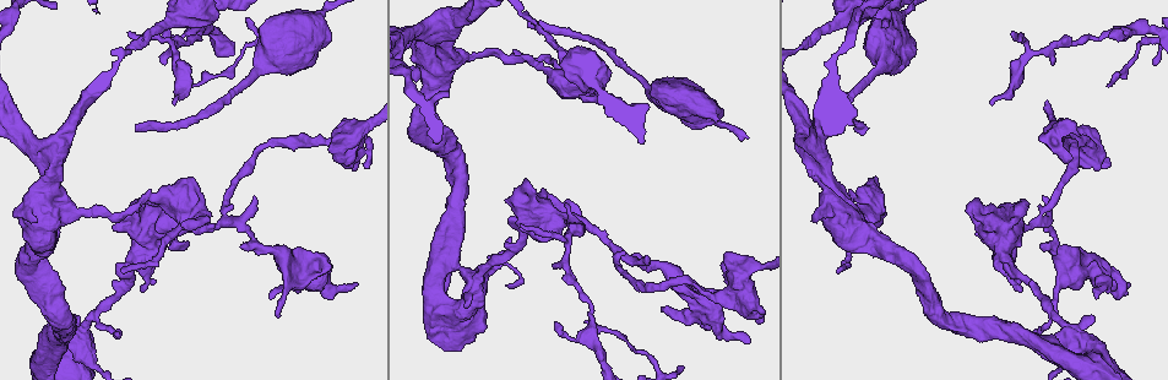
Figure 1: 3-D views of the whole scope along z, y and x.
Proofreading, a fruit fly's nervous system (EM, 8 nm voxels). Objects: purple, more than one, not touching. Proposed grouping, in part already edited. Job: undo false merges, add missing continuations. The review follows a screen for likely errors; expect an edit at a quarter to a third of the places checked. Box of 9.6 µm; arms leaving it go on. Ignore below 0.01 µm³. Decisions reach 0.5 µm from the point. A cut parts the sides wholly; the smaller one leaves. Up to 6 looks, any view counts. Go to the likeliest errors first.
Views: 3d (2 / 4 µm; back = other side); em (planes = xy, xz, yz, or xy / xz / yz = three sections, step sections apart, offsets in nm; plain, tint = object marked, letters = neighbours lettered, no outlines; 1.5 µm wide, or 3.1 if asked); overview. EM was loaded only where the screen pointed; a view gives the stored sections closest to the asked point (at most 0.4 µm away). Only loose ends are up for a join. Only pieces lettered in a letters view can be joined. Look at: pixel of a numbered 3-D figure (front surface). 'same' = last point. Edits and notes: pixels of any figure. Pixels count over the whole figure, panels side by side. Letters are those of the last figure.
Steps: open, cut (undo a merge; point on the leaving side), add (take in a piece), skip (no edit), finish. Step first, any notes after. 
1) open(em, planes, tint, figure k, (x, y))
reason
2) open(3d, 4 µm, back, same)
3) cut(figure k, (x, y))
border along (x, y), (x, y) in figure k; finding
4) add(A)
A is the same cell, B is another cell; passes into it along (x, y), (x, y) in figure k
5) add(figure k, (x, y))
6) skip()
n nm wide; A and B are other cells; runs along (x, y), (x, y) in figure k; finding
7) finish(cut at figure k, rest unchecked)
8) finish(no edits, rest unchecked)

open(em, planes, letters, figure 1, (749, 341))

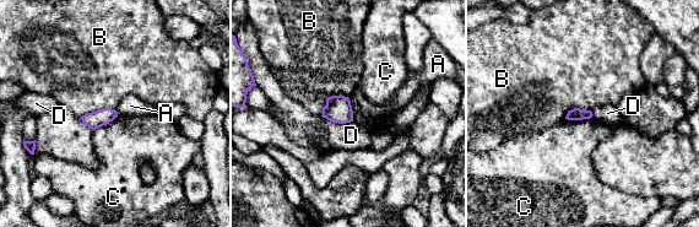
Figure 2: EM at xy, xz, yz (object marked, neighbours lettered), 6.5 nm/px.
skip()
A, B, C and D are other cells; none of them fits

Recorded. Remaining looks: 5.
open(em, planes, letters, figure 1, (901, 15))
calibre changes

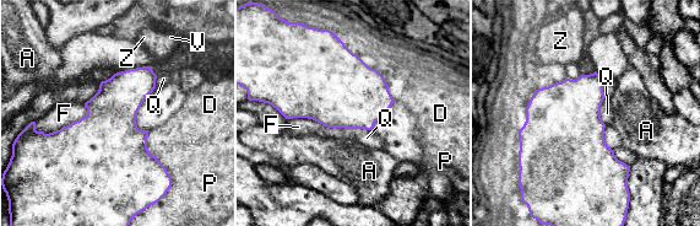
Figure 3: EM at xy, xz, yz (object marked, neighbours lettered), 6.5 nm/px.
skip()
280 nm wide; A, D, F, P, Q, V and Z are other cells; border along (606, 97), (601, 105), (604, 124) in figure 3; one neuron here

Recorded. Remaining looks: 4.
open(3d, 4 µm, back, figure 1, (587, 321))
an open end

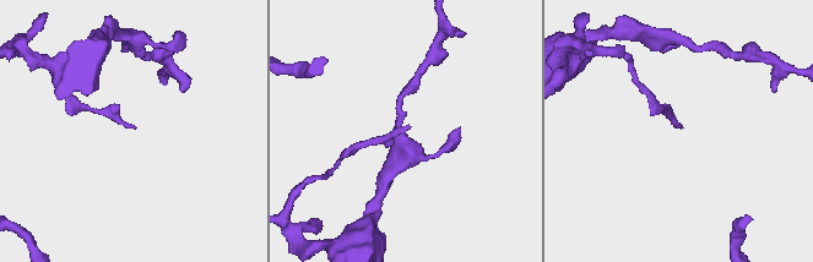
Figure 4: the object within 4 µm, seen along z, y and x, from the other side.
open(em, xz, step 4, plain, figure 4, (135, 127))
now the EM

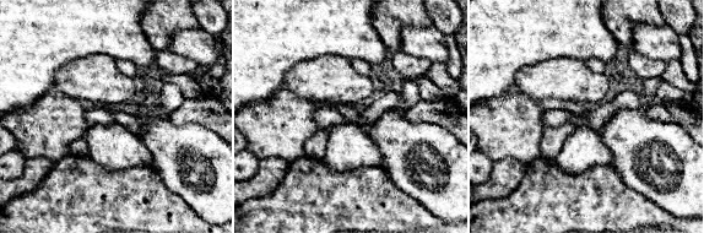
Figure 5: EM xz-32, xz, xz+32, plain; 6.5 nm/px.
open(em, xz, step 4, letters, same)
see the neighbours

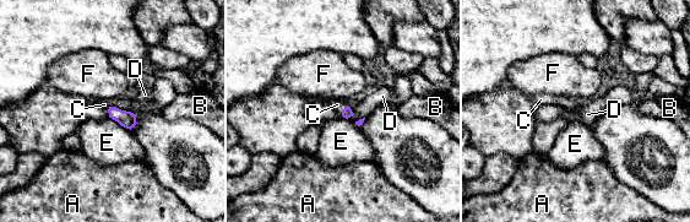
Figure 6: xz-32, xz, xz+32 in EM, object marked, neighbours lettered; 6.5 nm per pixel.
add(C)
E touches over 170 nm; C is the same cell, A, B, D, E and F are other cells; passes into it along (347, 112), (342, 110), (337, 104) in figure 6; it goes on there

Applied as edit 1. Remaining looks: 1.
finish(add at figure 6, rest unchecked)

